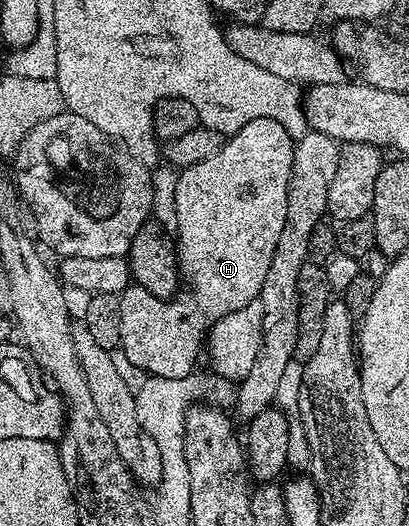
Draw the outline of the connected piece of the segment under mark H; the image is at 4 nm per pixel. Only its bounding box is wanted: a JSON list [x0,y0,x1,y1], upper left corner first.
[120,118,296,380]

